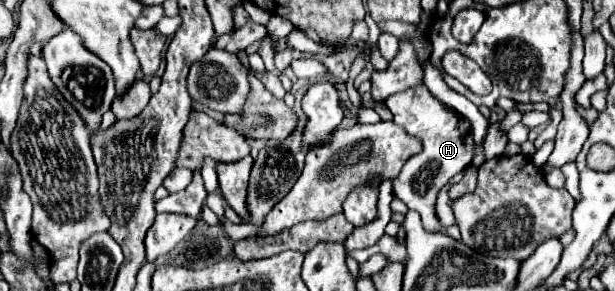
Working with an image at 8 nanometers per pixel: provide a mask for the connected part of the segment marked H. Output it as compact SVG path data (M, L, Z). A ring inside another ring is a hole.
M413 86L409 90L391 94L385 98L385 106L393 114L393 122L399 124L409 136L415 136L421 140L423 150L409 158L401 170L401 174L393 180L393 194L407 204L409 210L415 210L421 214L423 226L431 232L441 232L443 226L435 214L435 198L437 192L465 166L471 164L473 158L473 130L465 116L457 114L455 110L447 108L443 102L439 102L427 86Z

